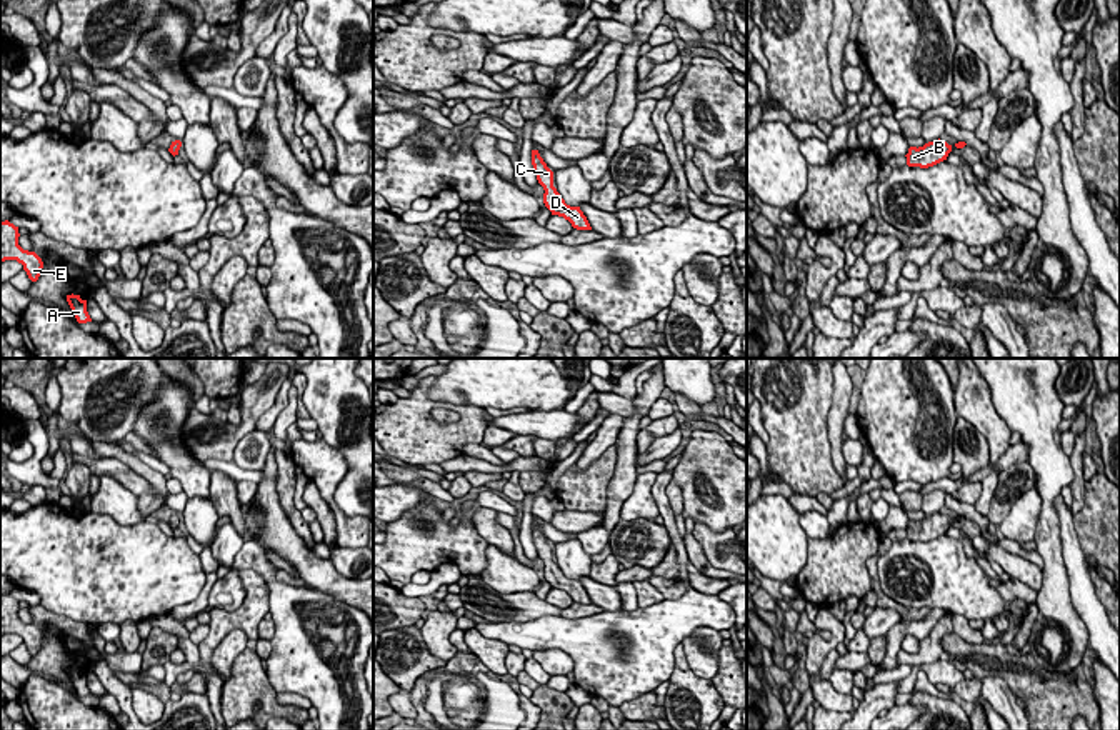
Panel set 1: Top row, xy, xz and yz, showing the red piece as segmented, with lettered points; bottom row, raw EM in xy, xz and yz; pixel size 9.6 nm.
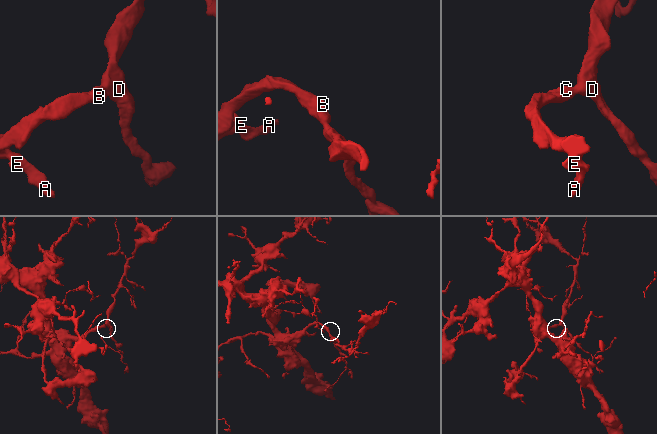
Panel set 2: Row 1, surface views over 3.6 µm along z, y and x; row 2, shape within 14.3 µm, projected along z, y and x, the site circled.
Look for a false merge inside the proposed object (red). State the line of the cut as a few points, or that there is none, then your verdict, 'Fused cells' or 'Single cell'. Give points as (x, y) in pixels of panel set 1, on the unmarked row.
No split. Single cell

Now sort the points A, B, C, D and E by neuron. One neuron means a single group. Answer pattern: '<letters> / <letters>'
A B C D E

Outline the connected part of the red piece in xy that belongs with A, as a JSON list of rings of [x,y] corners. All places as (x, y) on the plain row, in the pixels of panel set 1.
[[[67,668],[67,675],[77,692],[78,697],[92,695],[88,685],[87,685],[87,673],[82,673],[80,668]]]

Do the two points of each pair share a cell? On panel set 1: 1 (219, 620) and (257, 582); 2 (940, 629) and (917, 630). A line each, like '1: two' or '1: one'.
1: one
2: two

